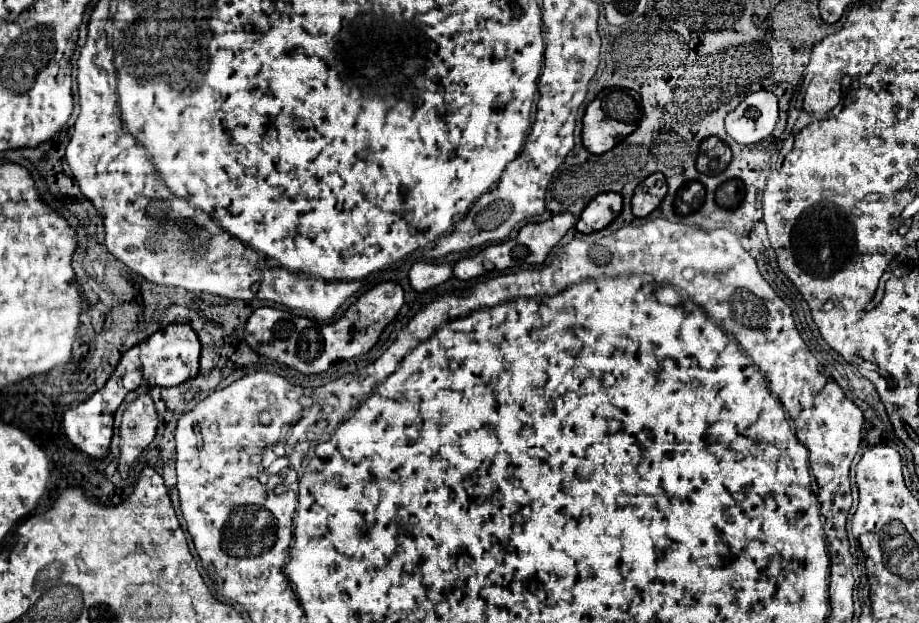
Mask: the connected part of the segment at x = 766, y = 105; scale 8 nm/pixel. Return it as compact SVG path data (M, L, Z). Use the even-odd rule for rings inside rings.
M757 91L747 95L733 111L727 113L725 131L741 145L759 143L771 135L777 117L777 97L769 91Z

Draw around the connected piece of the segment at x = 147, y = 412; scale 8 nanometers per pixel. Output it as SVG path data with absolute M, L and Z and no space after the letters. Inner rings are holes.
M139 395L123 413L121 421L121 457L119 457L119 473L125 479L131 463L141 455L141 451L153 441L157 433L157 411L153 399L149 395Z

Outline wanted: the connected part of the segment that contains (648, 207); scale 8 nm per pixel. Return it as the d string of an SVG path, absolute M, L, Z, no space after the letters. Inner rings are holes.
M653 173L647 179L643 179L637 185L633 199L631 199L633 215L647 217L651 211L655 211L659 207L665 193L667 193L667 183L665 183L665 177L661 173Z

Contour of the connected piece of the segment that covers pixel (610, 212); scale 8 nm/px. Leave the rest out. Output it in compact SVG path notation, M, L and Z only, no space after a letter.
M599 193L583 209L583 213L575 225L577 231L595 233L595 231L605 229L621 213L621 205L623 205L623 199L617 193Z

